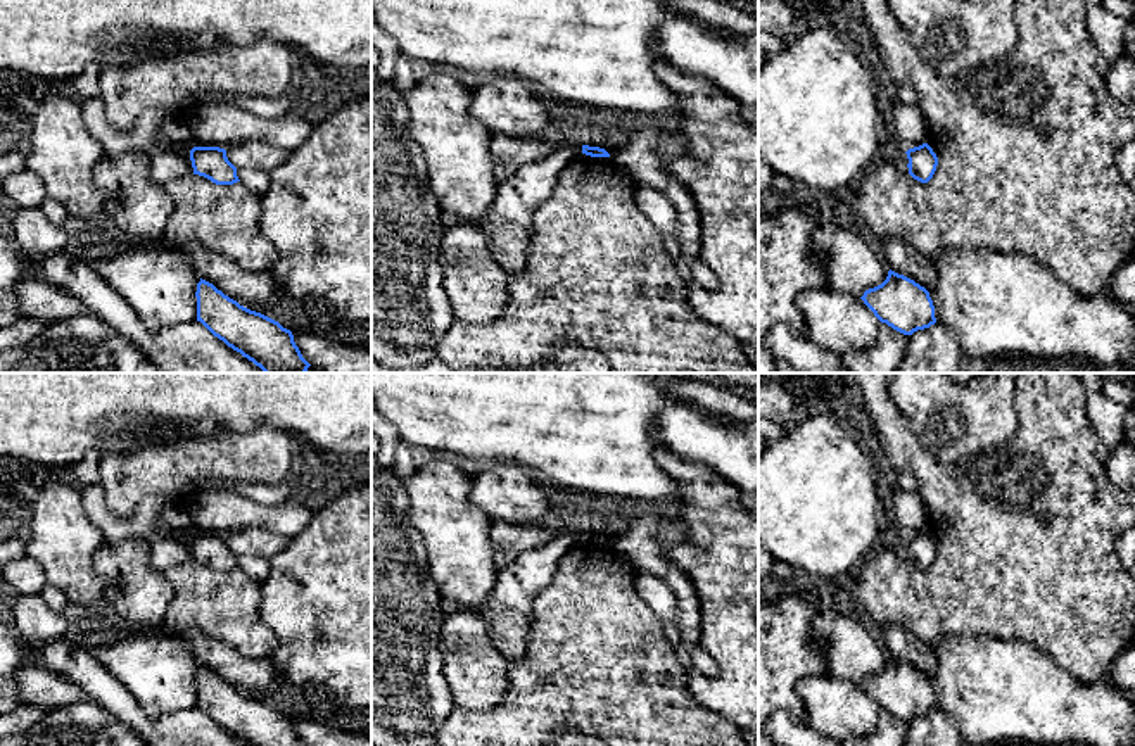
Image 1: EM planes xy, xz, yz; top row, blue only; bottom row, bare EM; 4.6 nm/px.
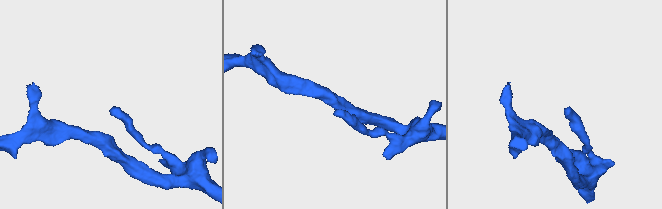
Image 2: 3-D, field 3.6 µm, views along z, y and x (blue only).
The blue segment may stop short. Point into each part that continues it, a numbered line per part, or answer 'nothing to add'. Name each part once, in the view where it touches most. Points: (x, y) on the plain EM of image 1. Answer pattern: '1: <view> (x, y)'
nothing to add

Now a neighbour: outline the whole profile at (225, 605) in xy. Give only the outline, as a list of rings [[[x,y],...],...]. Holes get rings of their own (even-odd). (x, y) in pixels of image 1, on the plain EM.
[[[192,560],[164,577],[174,592],[164,618],[168,630],[199,629],[249,658],[269,658],[278,648],[259,615],[261,584],[242,568],[216,572]]]

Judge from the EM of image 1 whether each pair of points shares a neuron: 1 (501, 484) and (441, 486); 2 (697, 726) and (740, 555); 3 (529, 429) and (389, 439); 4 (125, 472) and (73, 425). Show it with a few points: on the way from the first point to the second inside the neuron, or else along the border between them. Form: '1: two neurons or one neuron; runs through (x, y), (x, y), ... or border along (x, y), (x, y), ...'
1: two neurons; border along (470, 475), (470, 499), (491, 522)
2: two neurons; border along (684, 670), (688, 689), (736, 726)
3: two neurons; border along (389, 422), (399, 436)
4: two neurons; border along (144, 444), (133, 449), (101, 455)

